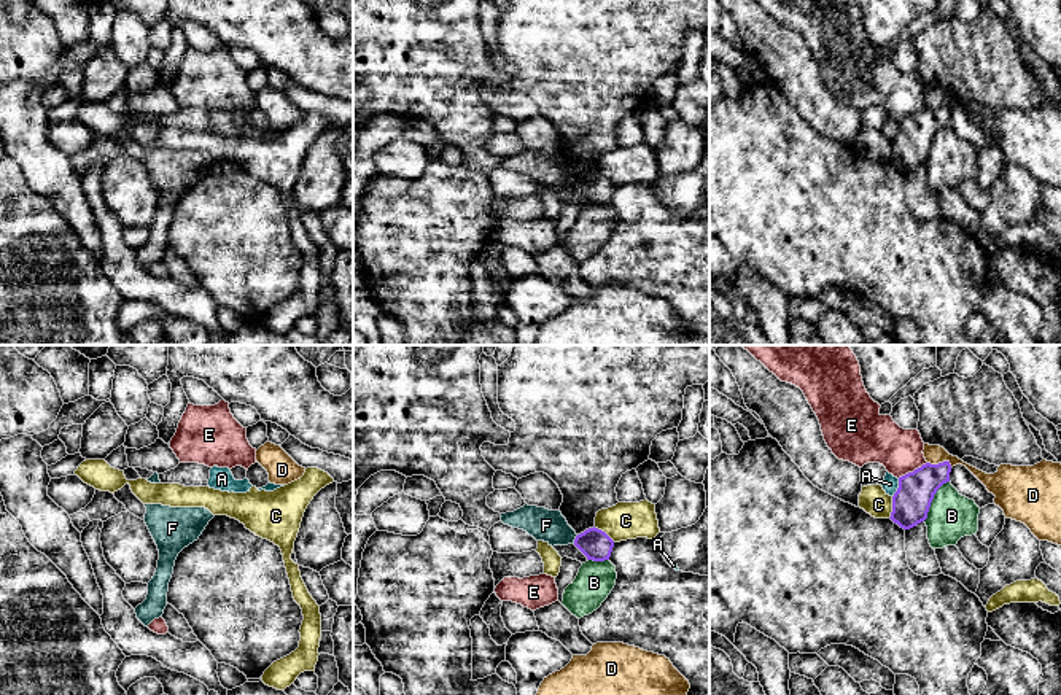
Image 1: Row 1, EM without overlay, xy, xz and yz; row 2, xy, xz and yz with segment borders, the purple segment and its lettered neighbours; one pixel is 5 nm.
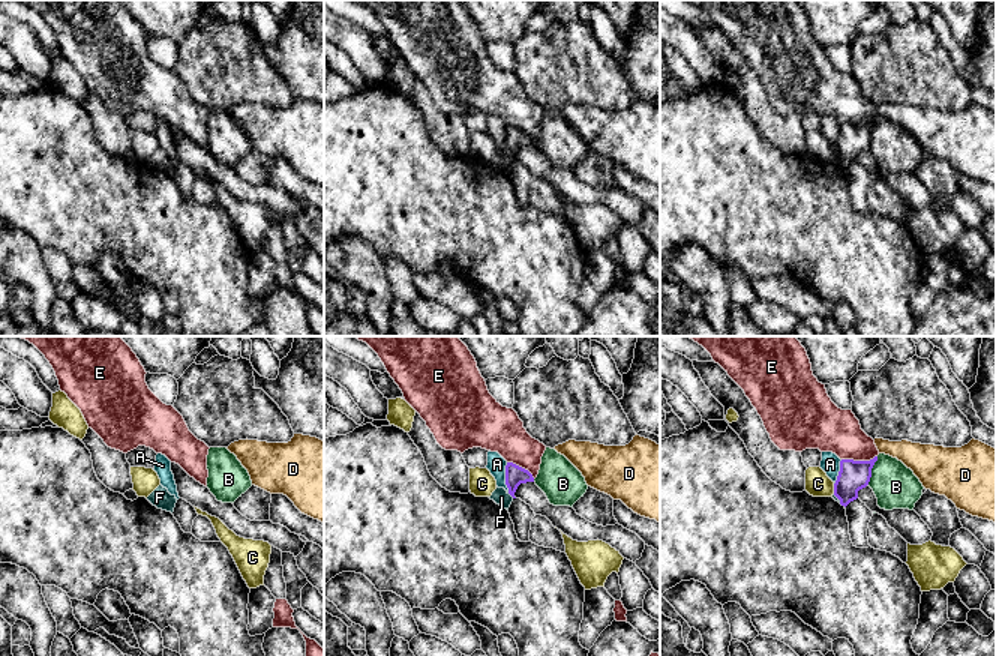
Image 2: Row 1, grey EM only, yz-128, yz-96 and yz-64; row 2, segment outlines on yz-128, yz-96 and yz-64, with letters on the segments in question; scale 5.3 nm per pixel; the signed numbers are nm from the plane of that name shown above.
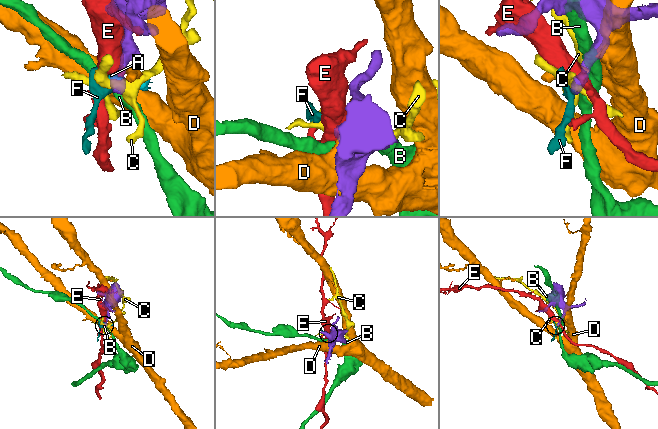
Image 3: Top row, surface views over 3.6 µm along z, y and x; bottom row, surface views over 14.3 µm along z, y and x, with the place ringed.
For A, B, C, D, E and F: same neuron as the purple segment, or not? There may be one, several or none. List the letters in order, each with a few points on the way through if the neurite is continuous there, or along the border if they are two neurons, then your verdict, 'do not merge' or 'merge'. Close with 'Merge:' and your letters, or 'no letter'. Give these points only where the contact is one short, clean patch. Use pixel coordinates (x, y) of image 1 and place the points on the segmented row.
A: border yz (899, 479), (899, 487), (893, 496); do not merge
B: border yz (948, 481), (934, 495), (928, 516), (923, 520); do not merge
C: border yz (893, 496), (893, 511), (888, 517); do not merge
D: border yz (928, 462), (947, 462), (952, 466); do not merge
E: border yz (926, 462), (897, 477); do not merge
F: border xz (578, 535), (573, 543); do not merge
Merge: no letter

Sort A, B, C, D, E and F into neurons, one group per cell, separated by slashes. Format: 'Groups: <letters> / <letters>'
Groups: A F / B / C / D / E

